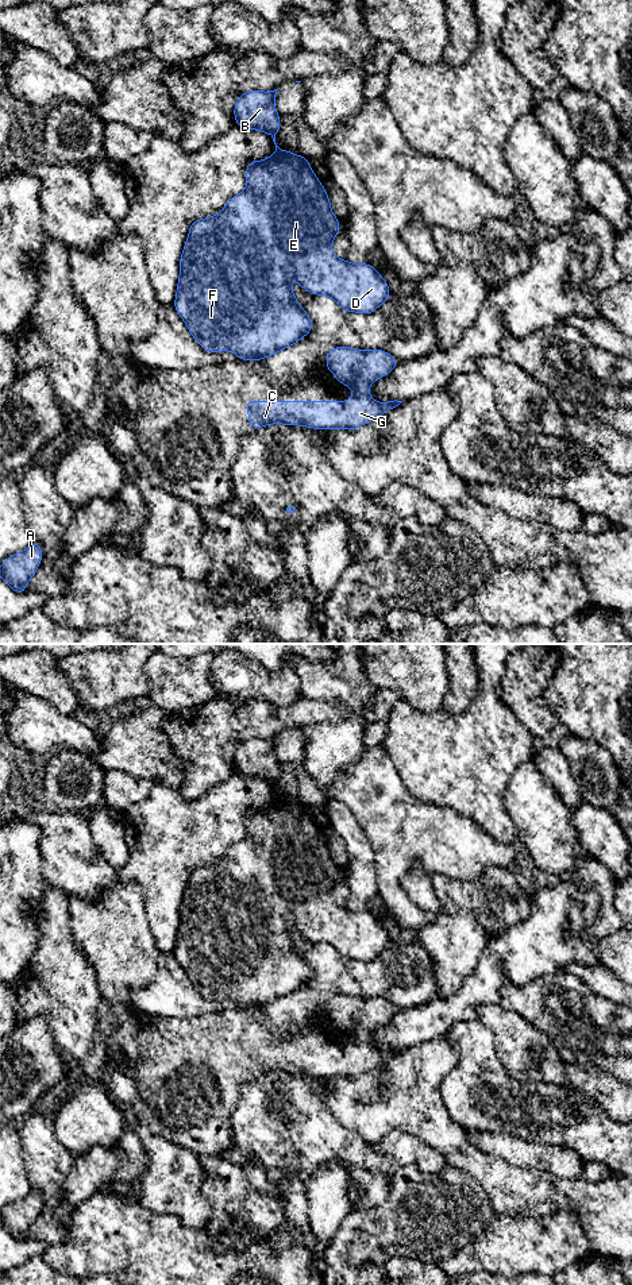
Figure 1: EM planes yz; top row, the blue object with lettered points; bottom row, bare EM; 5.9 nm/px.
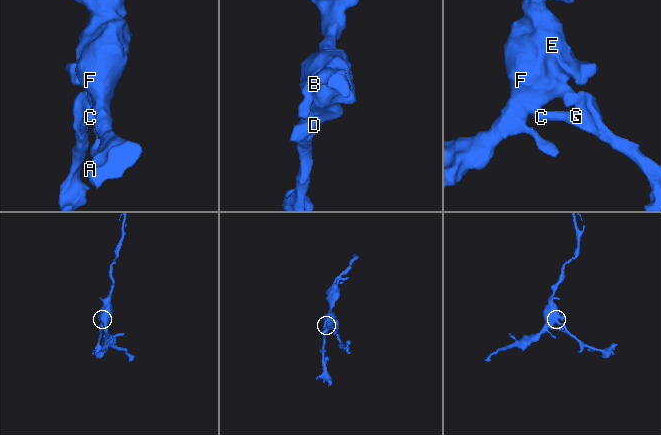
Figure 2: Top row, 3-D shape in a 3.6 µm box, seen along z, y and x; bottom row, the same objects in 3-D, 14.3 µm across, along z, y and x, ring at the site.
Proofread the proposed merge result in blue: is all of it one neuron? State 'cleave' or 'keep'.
cleave

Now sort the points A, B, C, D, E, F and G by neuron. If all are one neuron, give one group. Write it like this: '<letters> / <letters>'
A B D E F / C G

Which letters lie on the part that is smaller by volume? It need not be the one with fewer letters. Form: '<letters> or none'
C, G

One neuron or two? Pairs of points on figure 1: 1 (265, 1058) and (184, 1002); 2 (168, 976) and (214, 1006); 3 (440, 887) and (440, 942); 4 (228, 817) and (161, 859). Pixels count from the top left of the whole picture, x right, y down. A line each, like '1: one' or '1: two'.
1: two
2: one
3: one
4: one

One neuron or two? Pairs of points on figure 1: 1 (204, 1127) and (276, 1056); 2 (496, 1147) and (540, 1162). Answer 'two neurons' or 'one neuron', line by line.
1: one neuron
2: one neuron

